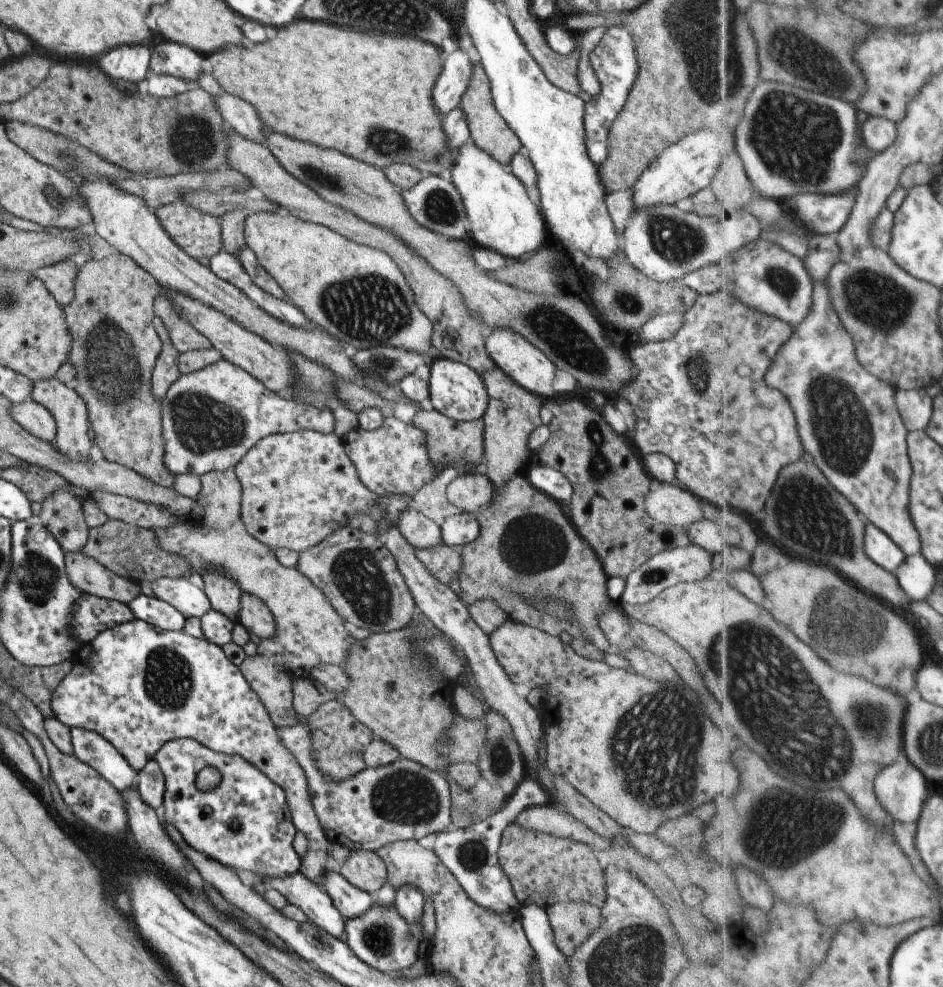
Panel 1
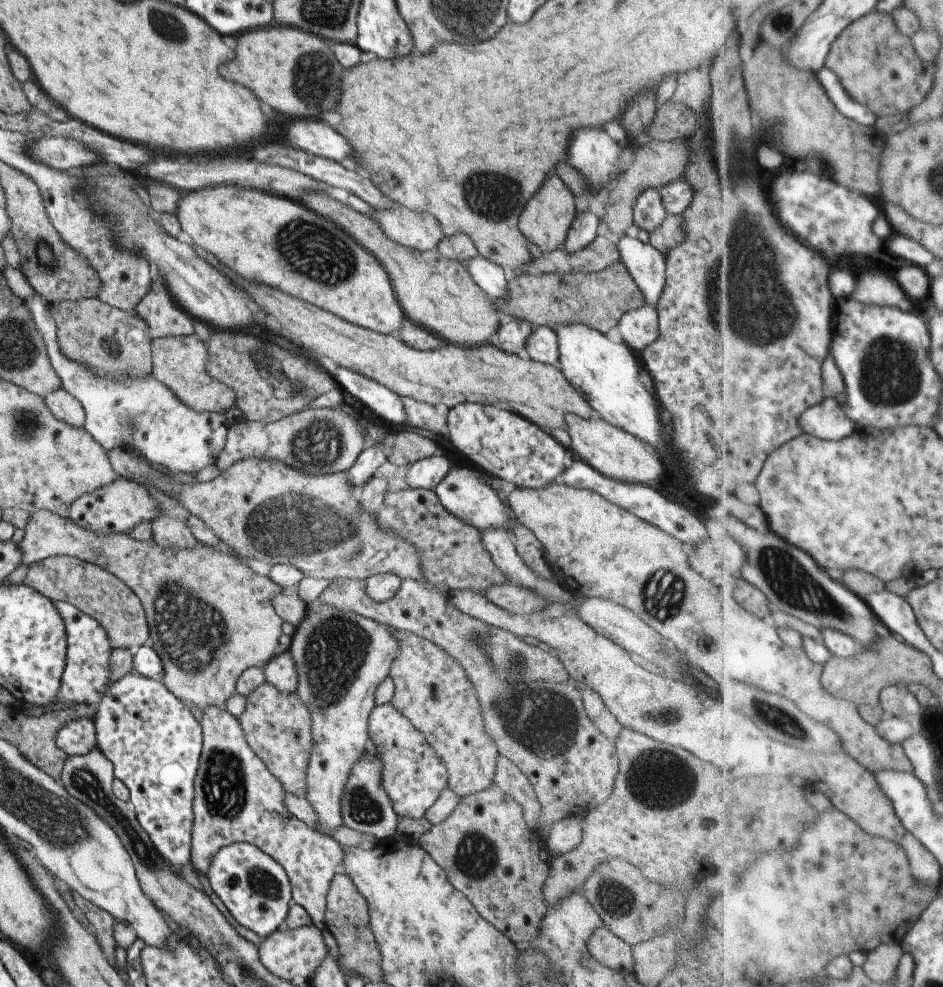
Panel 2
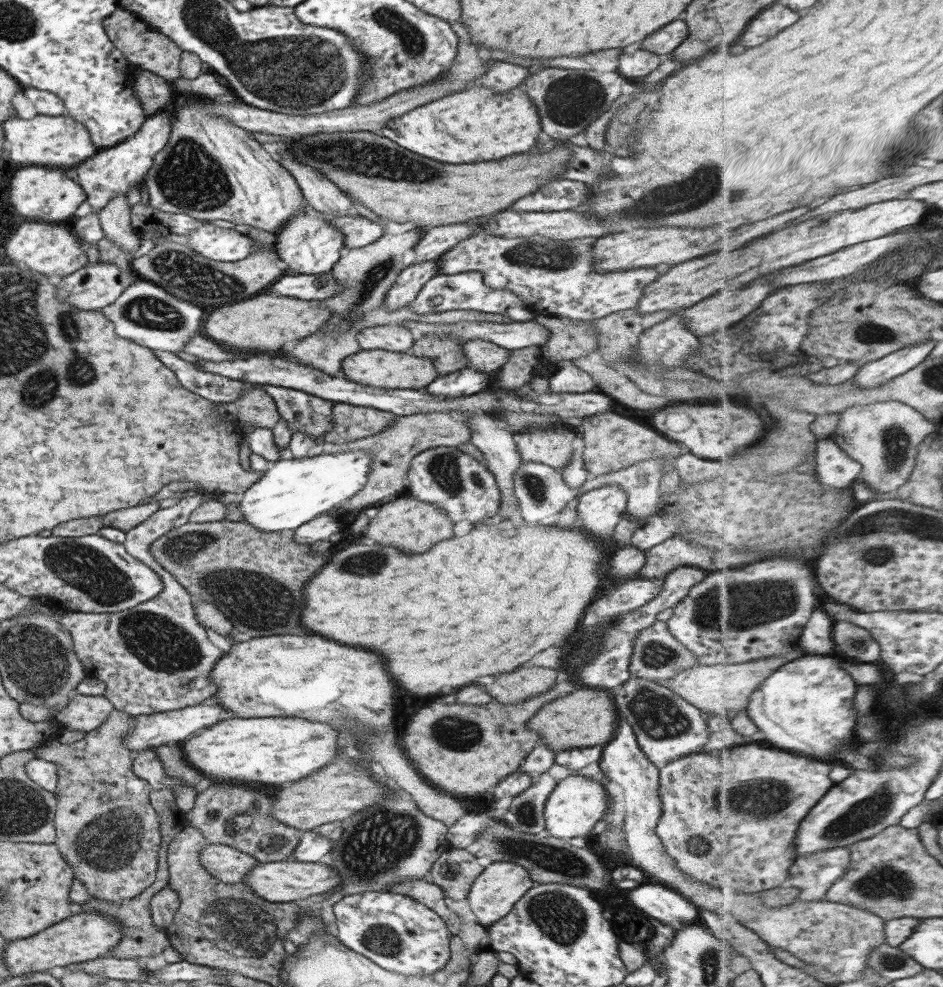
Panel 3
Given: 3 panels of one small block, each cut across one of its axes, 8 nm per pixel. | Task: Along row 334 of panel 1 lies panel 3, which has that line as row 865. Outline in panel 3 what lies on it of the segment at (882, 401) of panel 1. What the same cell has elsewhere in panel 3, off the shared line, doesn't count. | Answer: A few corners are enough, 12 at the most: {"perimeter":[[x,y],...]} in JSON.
{"perimeter":[[849,847],[796,858],[798,900],[824,900],[850,870]]}

